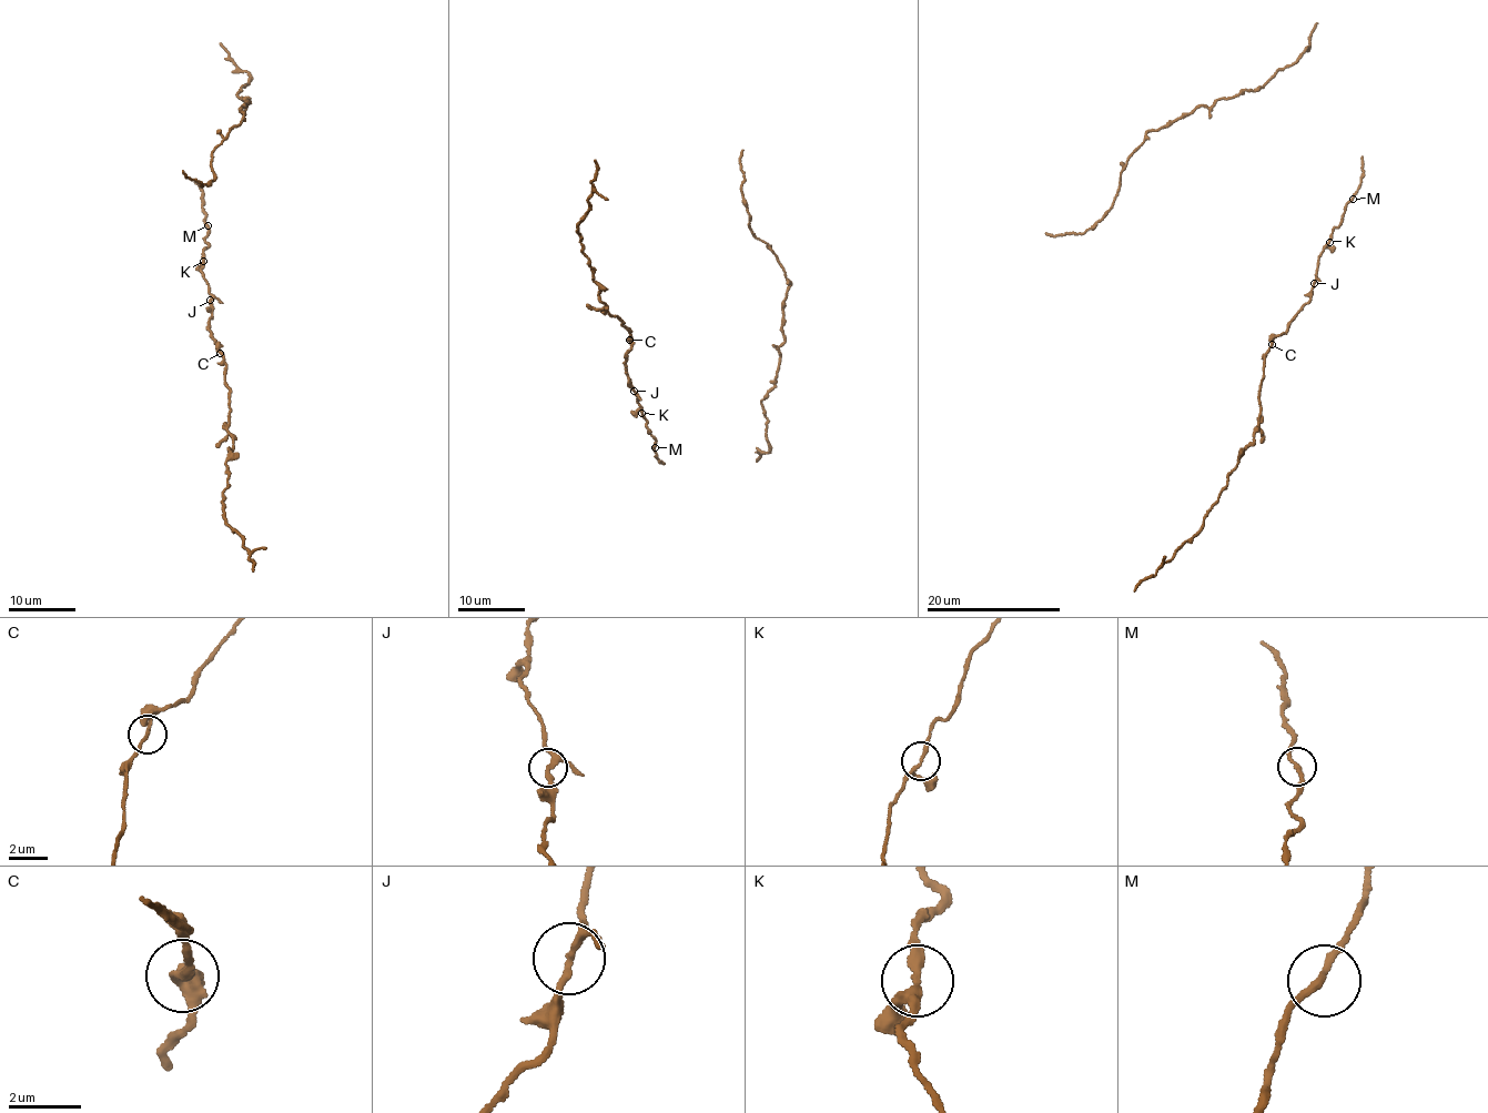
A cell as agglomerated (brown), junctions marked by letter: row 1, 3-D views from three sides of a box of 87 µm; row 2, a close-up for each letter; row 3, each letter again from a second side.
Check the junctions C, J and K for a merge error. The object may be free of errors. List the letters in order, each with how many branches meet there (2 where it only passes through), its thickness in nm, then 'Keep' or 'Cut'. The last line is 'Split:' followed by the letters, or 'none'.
C: Branches: 2. Thickness 200 nm. Keep
J: Branches: 3. Thickness 170 nm. Keep
K: Branches: 3. Thickness 190 nm. Keep
Split: none

